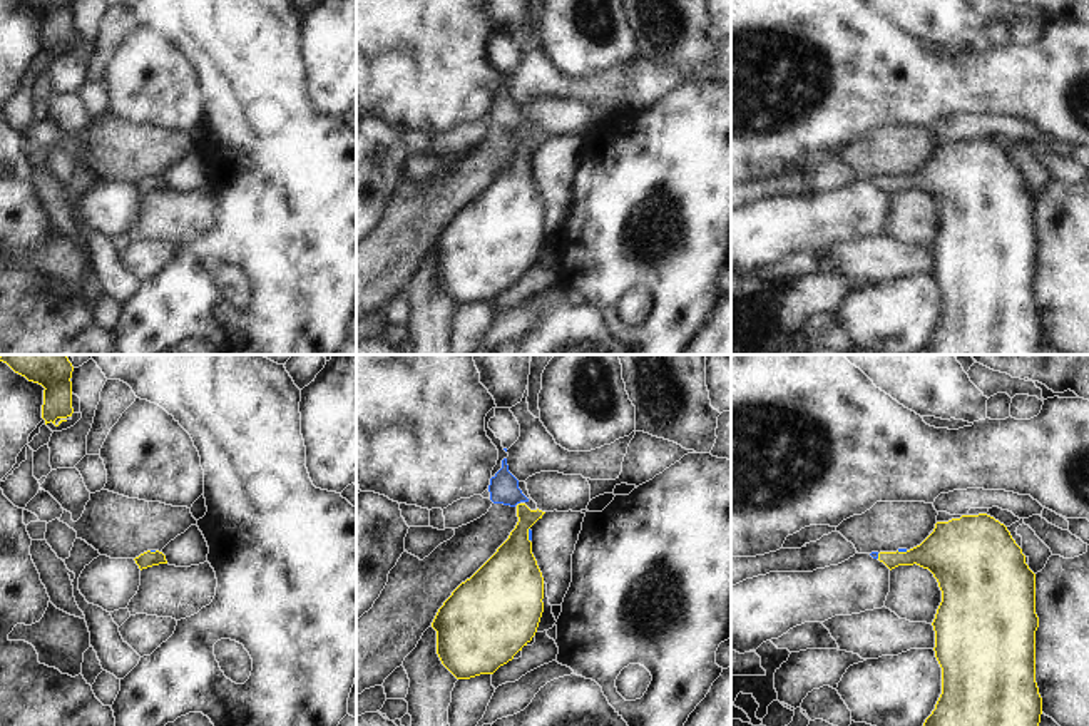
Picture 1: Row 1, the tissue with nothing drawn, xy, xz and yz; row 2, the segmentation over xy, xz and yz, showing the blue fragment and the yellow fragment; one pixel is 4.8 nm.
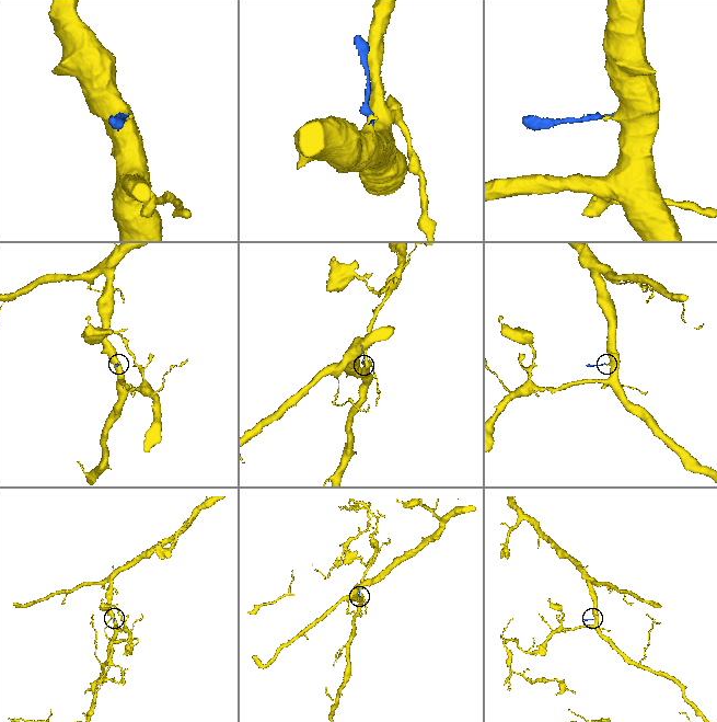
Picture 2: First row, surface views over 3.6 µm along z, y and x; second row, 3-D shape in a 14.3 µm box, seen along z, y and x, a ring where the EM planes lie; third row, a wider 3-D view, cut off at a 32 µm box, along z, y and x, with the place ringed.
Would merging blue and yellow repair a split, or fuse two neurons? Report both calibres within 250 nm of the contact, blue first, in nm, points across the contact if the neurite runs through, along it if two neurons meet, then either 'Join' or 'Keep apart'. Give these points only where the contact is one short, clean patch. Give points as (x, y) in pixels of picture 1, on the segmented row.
Thickness 20 nm (blue) against 300 nm. Path across: xz (529, 529), (529, 534), (514, 556), (511, 582). Join.

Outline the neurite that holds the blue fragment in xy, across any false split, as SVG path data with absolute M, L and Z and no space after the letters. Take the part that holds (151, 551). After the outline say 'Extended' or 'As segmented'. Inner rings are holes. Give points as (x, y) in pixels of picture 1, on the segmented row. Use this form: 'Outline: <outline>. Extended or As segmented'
Outline: M147 550L134 559L139 569L147 569L159 564L167 564L166 555L159 550Z. Extended.

